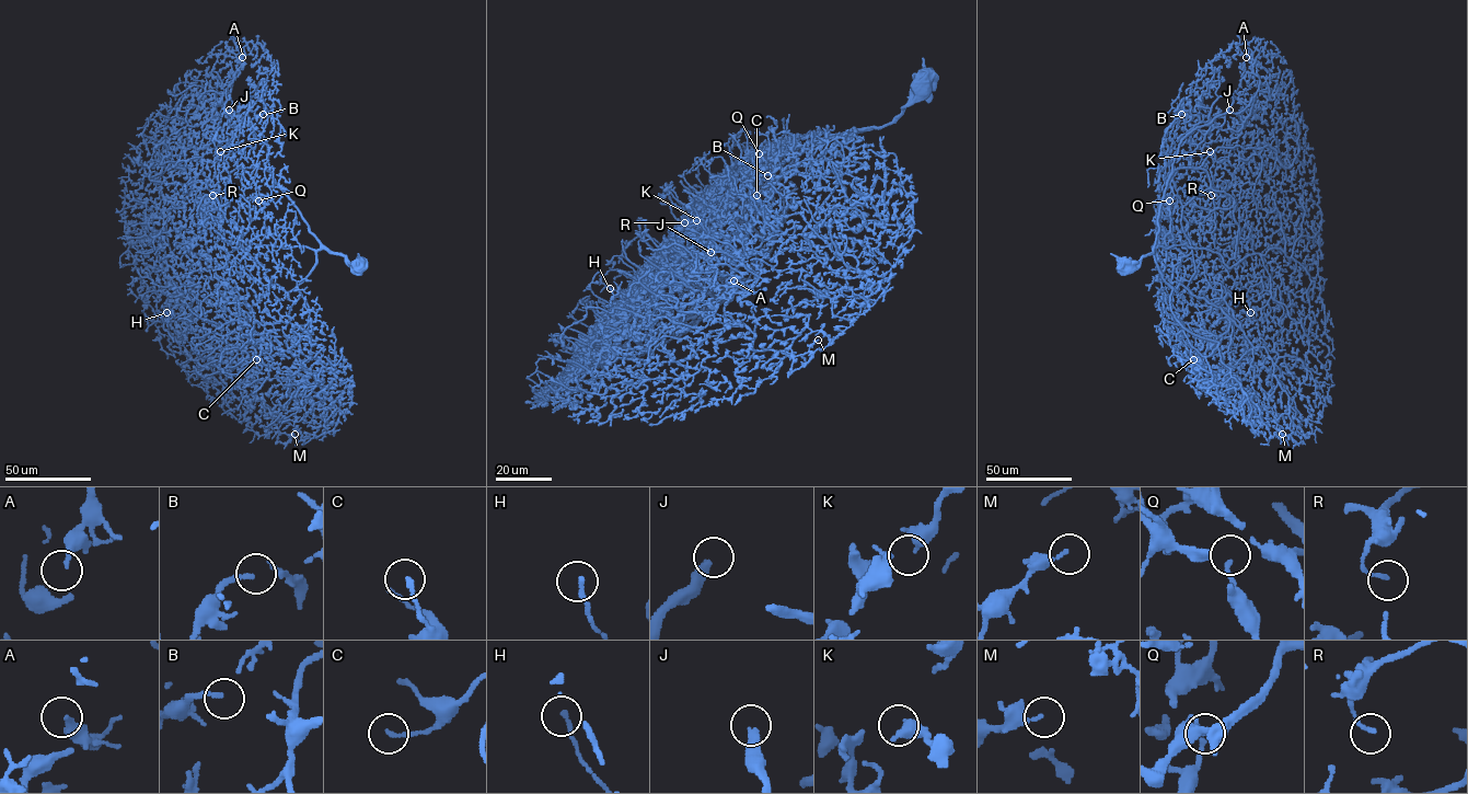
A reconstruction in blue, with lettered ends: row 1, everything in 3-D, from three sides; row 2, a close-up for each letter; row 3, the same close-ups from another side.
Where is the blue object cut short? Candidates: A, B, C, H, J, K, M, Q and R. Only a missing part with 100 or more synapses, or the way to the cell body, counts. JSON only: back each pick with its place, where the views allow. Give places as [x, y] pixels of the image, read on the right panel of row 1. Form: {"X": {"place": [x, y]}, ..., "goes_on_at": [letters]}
{"J": {"place": [1229, 110]}, "goes_on_at": ["J"]}

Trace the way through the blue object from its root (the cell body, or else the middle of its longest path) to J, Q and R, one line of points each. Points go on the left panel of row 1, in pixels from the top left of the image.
J: (357, 267), (310, 231), (276, 182), (266, 139), (238, 111), (240, 100), (251, 96), (234, 126), (229, 110)
Q: (357, 267), (310, 231), (268, 171), (235, 168), (226, 187), (247, 206), (258, 195), (262, 209), (258, 200)
R: (357, 267), (310, 231), (265, 170), (235, 168), (210, 207), (206, 199), (214, 190), (212, 195)

